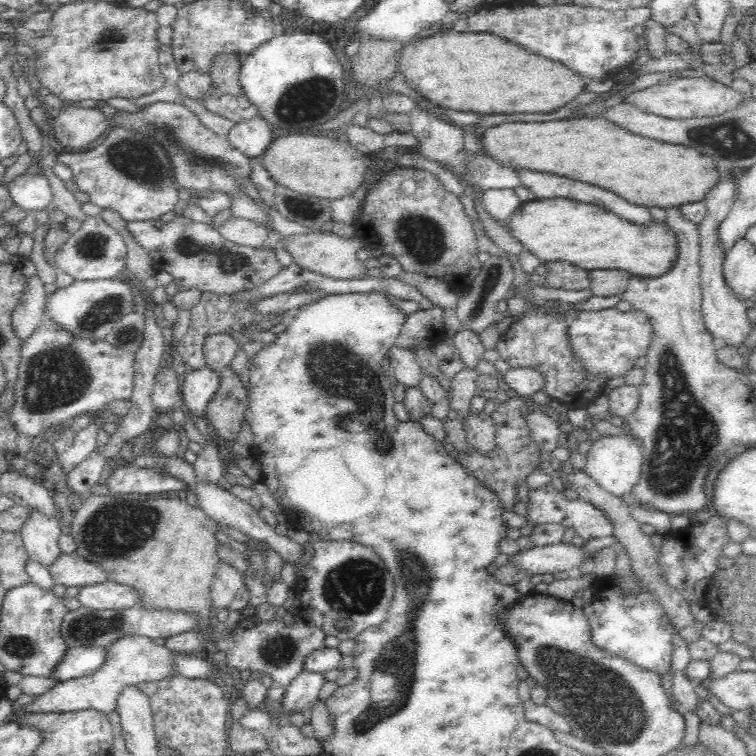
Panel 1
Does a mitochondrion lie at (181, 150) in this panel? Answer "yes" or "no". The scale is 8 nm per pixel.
yes

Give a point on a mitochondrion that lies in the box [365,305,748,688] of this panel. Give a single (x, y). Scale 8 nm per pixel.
(685, 442)

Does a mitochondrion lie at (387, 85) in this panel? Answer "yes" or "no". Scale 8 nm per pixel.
no

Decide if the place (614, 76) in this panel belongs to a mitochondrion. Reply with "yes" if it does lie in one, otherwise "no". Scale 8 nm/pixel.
no

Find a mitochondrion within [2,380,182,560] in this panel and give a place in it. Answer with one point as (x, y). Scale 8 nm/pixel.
(120, 528)

